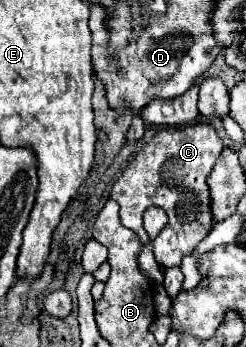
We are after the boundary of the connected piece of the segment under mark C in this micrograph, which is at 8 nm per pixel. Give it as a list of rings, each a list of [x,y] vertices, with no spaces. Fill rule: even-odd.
[[[198,122],[198,124],[188,124],[184,128],[170,128],[170,130],[160,130],[138,154],[134,160],[128,162],[126,170],[122,172],[122,176],[114,182],[110,198],[116,200],[120,204],[120,220],[126,228],[132,228],[138,238],[142,240],[142,244],[152,246],[154,256],[158,260],[158,264],[162,264],[164,268],[170,266],[180,266],[182,256],[186,256],[192,248],[196,248],[196,244],[200,240],[206,238],[206,234],[212,228],[212,216],[208,212],[208,186],[206,186],[206,178],[212,172],[218,156],[222,152],[222,142],[218,138],[218,134],[214,132],[214,128],[206,122]],[[148,206],[158,206],[168,214],[168,224],[164,226],[164,230],[152,240],[148,236],[148,232],[142,226],[142,214]]]

